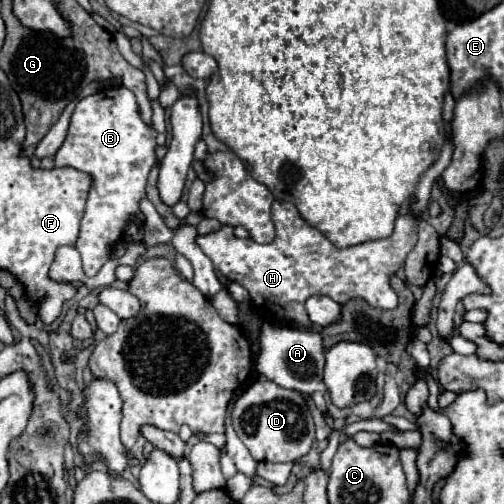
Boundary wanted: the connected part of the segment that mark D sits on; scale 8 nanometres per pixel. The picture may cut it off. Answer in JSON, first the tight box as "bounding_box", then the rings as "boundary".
{"bounding_box":[231,377,315,463],"boundary":[[[259,377],[237,401],[231,413],[237,437],[251,451],[255,461],[291,463],[307,455],[315,443],[315,425],[301,393],[277,387],[273,381]]]}

